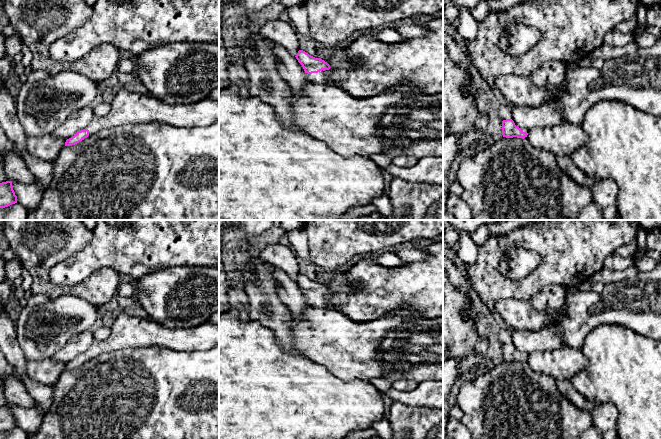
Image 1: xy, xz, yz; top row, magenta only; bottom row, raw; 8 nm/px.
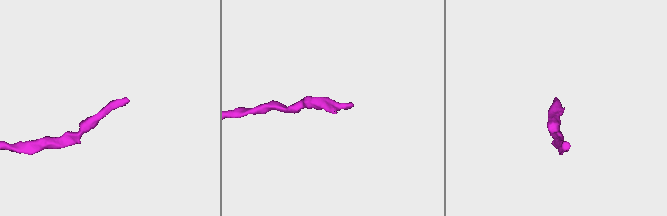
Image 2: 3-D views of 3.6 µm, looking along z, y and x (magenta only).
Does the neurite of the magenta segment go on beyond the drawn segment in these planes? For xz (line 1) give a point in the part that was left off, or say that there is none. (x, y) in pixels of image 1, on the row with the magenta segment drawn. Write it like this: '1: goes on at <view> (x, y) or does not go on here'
1: goes on at xz (322, 77)

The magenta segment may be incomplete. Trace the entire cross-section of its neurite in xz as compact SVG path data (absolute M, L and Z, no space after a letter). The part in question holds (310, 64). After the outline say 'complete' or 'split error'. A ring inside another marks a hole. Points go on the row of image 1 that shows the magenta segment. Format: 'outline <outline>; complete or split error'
outline M299 50L296 59L302 65L306 77L311 83L340 86L340 81L332 82L330 75L325 71L330 69L330 65L320 58L315 58L303 50Z; split error

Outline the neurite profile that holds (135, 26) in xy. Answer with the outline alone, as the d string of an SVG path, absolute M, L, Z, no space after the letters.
M96 0L93 14L86 24L54 41L49 52L57 62L74 62L95 47L109 43L135 57L153 47L175 42L206 42L219 44L219 0Z

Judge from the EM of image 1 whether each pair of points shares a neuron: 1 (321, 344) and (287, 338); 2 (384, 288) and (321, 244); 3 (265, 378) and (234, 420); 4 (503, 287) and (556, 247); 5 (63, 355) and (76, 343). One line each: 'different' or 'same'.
1: different
2: different
3: same
4: same
5: same

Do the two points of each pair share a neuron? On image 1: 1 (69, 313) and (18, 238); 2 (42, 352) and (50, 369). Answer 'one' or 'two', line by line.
1: two
2: two

